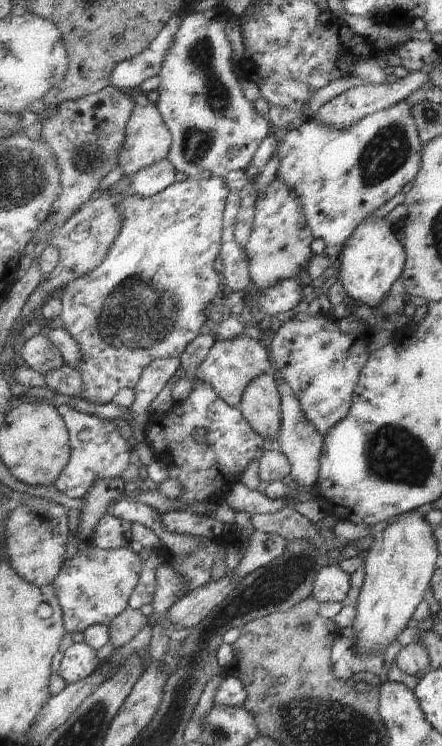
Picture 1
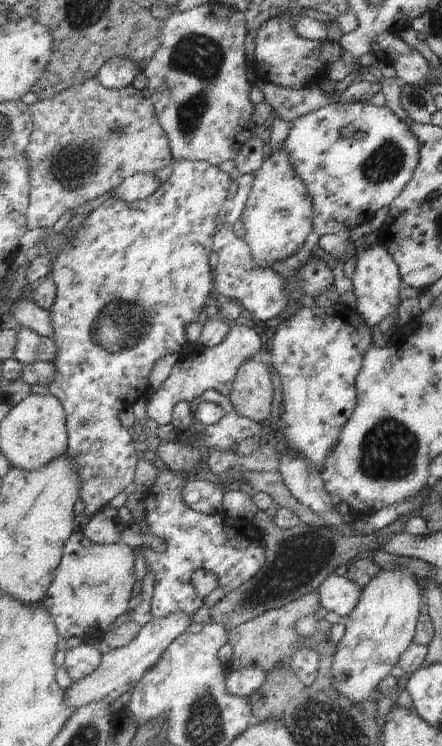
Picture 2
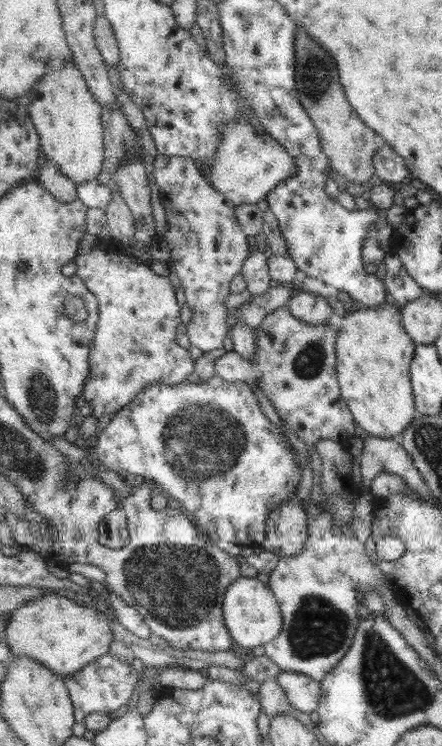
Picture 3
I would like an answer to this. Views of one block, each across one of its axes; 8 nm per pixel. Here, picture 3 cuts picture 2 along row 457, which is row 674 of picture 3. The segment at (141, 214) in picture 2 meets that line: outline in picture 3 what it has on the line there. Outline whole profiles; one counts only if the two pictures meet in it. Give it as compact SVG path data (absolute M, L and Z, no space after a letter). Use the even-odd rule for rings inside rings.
M110 655L101 656L80 671L65 676L65 684L68 685L76 709L76 722L85 723L85 719L95 712L115 712L123 706L129 706L129 700L140 677L141 673L137 673L131 664L121 662L117 657Z

